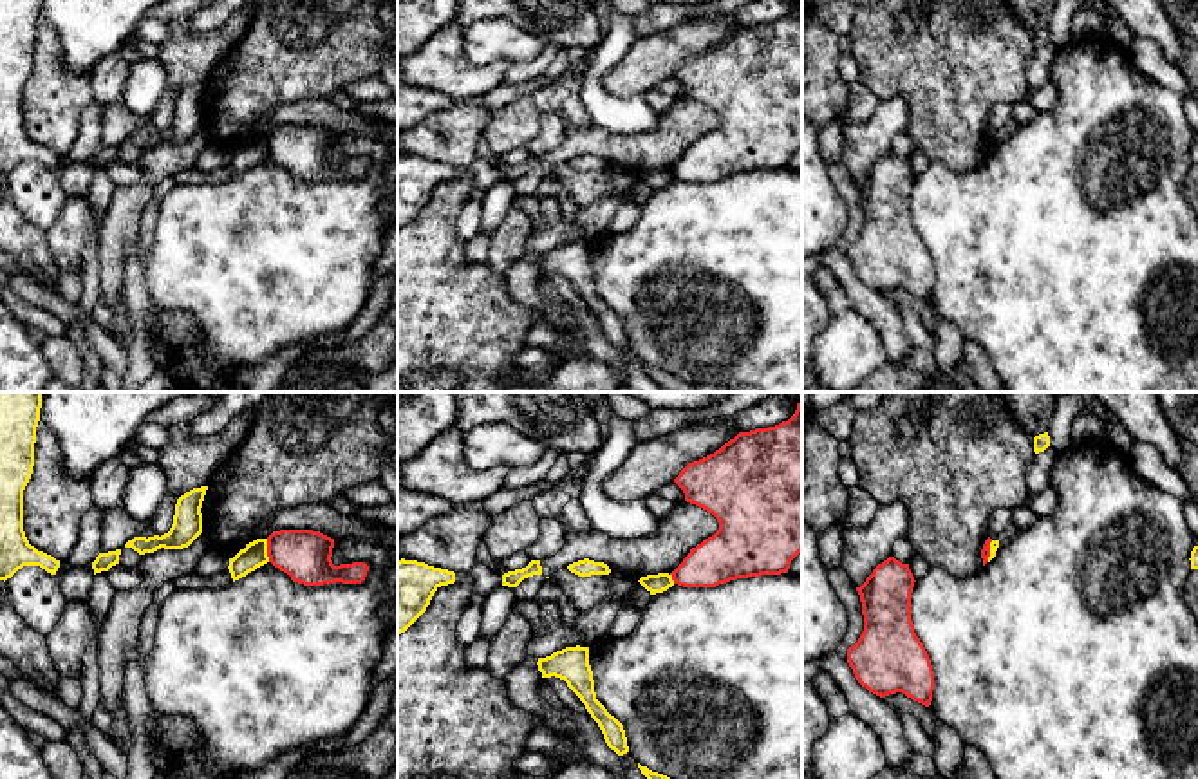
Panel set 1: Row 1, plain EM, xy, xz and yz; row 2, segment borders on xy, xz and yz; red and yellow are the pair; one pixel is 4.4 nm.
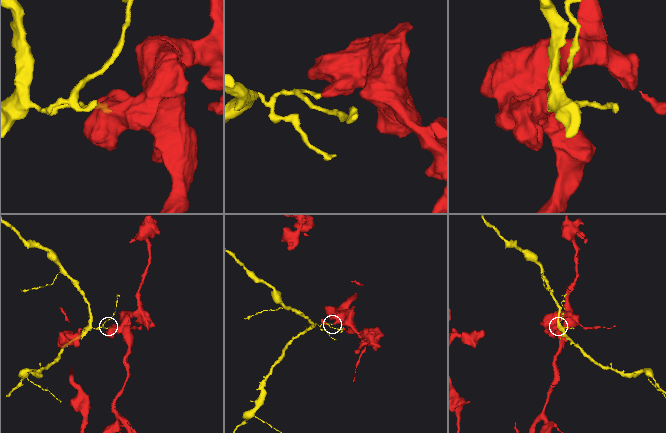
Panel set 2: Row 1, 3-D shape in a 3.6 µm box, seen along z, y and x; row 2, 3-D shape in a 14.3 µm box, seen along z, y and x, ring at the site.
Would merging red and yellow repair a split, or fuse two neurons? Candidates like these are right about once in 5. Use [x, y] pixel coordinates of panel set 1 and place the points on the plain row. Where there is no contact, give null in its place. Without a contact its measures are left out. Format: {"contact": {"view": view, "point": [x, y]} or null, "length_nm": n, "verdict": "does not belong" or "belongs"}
{"contact": {"view": "xy", "point": [268, 145]}, "length_nm": 110, "verdict": "does not belong"}

